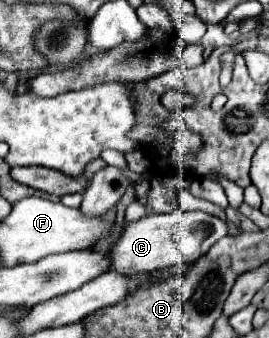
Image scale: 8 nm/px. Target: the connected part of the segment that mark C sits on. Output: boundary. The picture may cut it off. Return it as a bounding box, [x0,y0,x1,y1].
[109,207,229,275]

